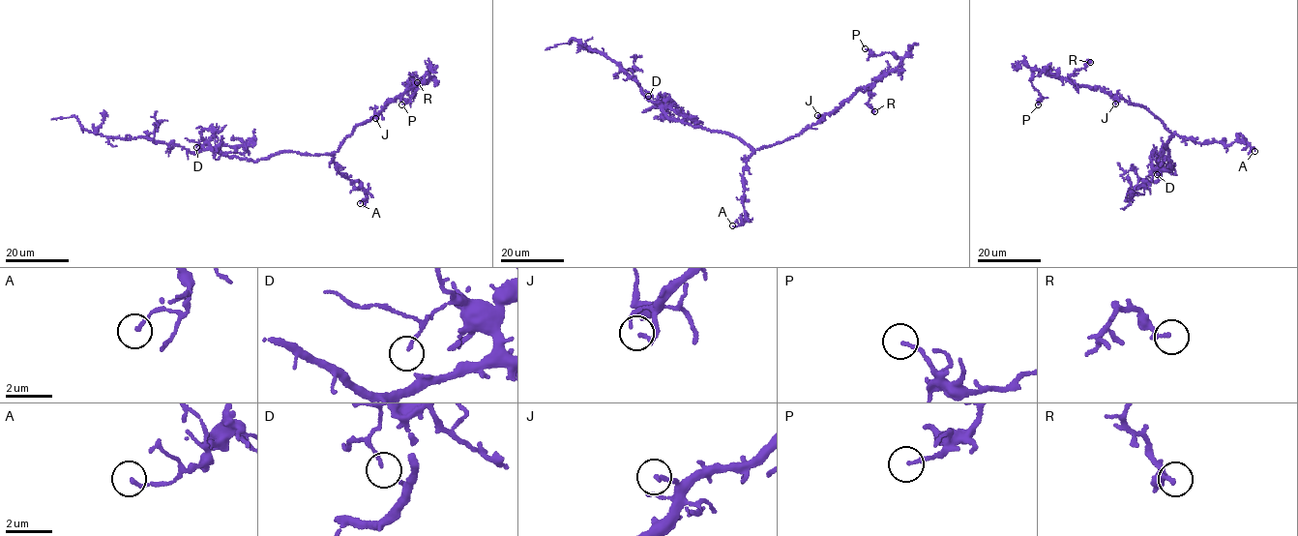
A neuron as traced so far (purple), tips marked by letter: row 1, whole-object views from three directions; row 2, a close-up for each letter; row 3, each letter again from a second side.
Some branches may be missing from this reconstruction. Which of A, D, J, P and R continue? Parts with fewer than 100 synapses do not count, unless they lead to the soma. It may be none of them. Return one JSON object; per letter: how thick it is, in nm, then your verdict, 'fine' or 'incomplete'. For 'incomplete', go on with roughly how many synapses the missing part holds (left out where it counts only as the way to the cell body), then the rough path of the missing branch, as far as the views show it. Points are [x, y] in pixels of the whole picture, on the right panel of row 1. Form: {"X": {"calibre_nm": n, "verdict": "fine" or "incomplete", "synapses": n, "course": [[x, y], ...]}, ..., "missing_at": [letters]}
{"A": {"calibre_nm": 130, "verdict": "fine"}, "D": {"calibre_nm": 120, "verdict": "fine"}, "J": {"calibre_nm": 170, "verdict": "fine"}, "P": {"calibre_nm": 130, "verdict": "fine"}, "R": {"calibre_nm": 200, "verdict": "fine"}, "missing_at": []}

